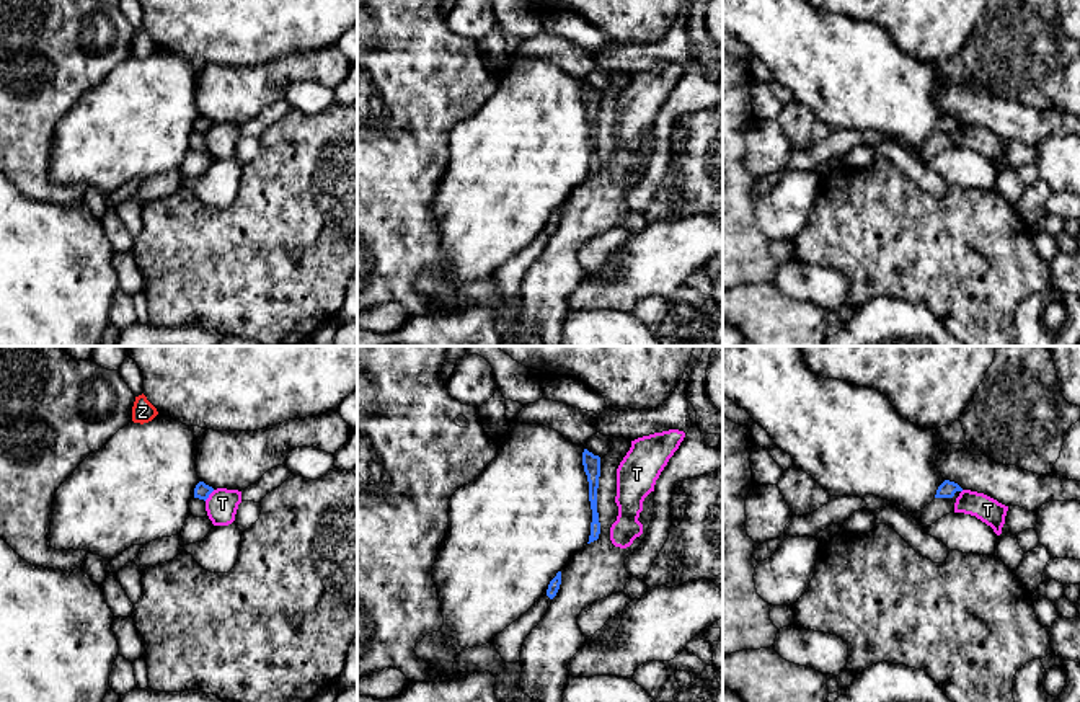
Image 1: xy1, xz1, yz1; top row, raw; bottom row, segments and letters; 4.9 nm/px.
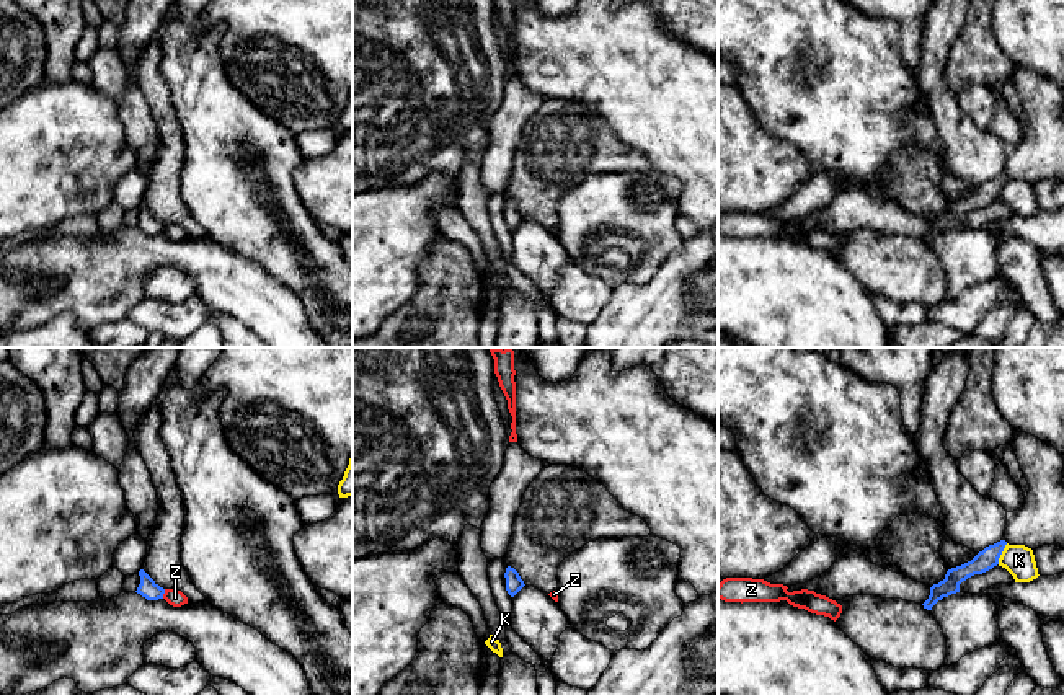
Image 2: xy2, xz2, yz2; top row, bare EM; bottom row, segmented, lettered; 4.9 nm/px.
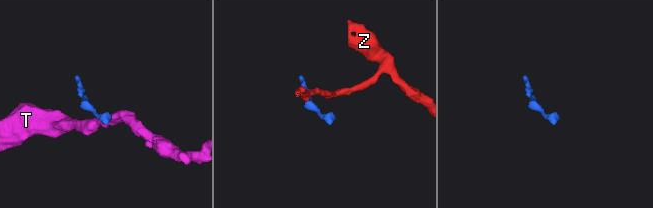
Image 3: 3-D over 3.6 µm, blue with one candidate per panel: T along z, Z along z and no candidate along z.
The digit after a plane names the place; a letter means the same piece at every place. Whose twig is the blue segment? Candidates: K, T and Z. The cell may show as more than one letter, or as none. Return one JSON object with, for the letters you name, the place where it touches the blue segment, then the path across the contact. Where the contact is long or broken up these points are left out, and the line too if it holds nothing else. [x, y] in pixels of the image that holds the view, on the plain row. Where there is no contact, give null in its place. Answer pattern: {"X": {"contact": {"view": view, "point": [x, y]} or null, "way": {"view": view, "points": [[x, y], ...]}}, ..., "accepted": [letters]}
{"accepted": []}

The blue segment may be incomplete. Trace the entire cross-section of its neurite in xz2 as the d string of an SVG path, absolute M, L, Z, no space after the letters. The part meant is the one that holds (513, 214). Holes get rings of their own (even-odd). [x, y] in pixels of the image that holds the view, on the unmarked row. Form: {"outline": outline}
{"outline": "M511 201L506 202L504 212L506 212L506 225L511 232L514 232L525 220L519 207Z"}

